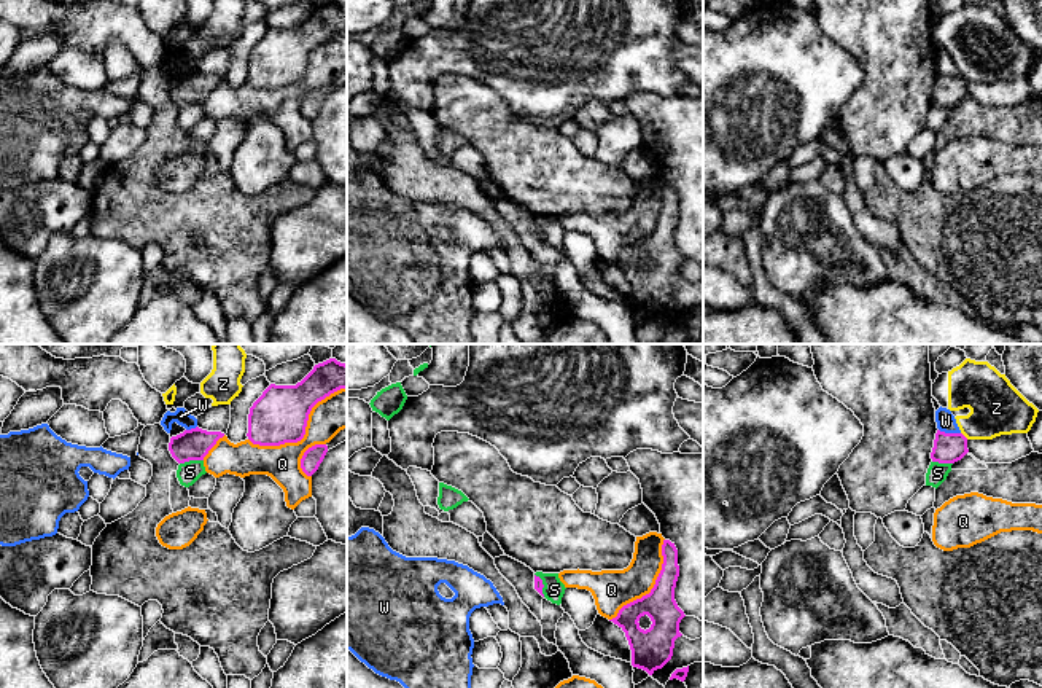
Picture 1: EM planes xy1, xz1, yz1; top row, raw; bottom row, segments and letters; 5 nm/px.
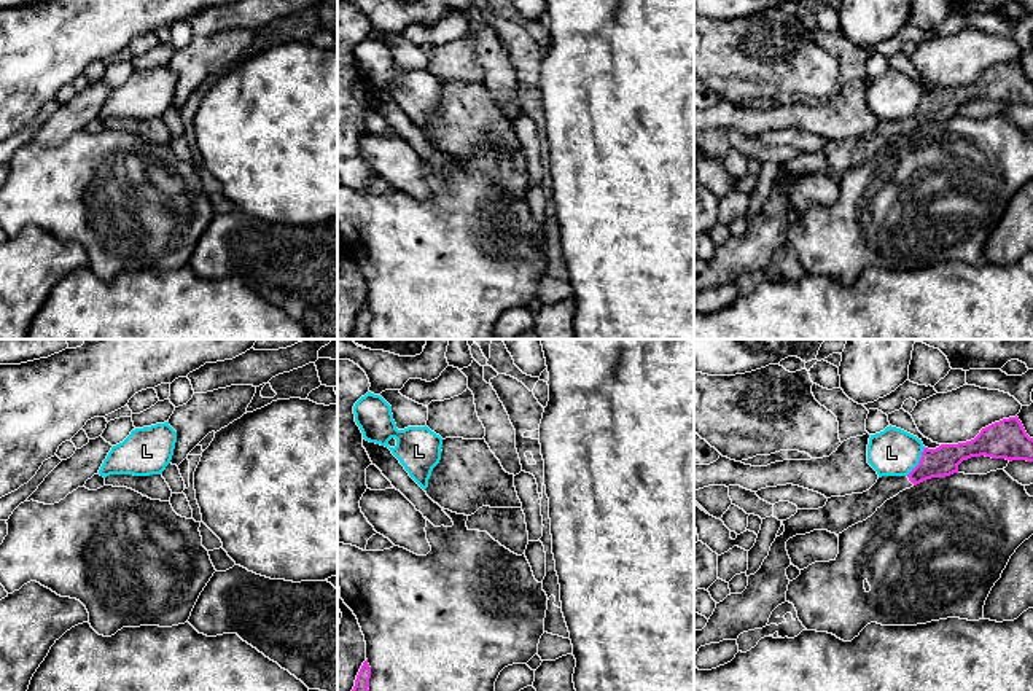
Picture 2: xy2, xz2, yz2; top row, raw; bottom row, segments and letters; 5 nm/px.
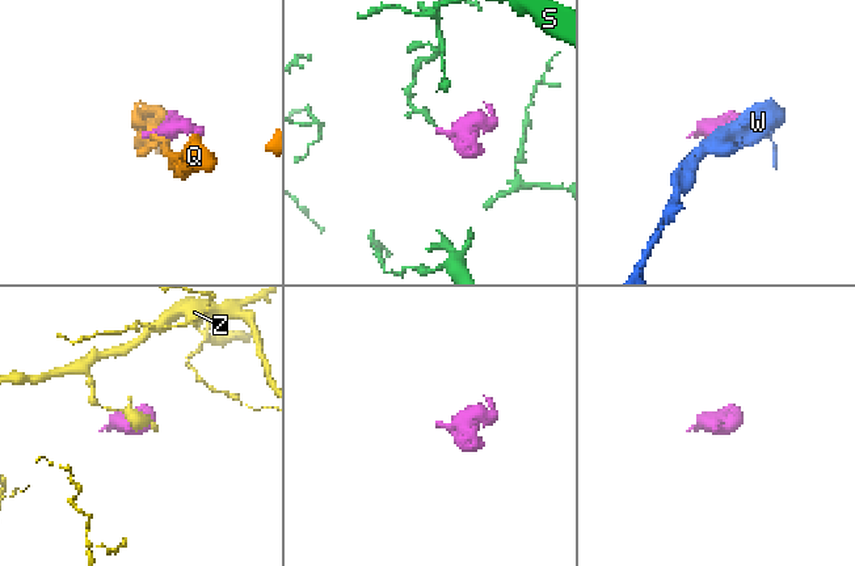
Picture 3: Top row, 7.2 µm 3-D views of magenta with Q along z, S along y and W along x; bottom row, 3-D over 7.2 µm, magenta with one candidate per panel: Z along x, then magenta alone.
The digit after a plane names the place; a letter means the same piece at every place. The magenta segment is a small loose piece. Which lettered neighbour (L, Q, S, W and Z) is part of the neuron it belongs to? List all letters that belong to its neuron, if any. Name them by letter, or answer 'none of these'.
none of these

